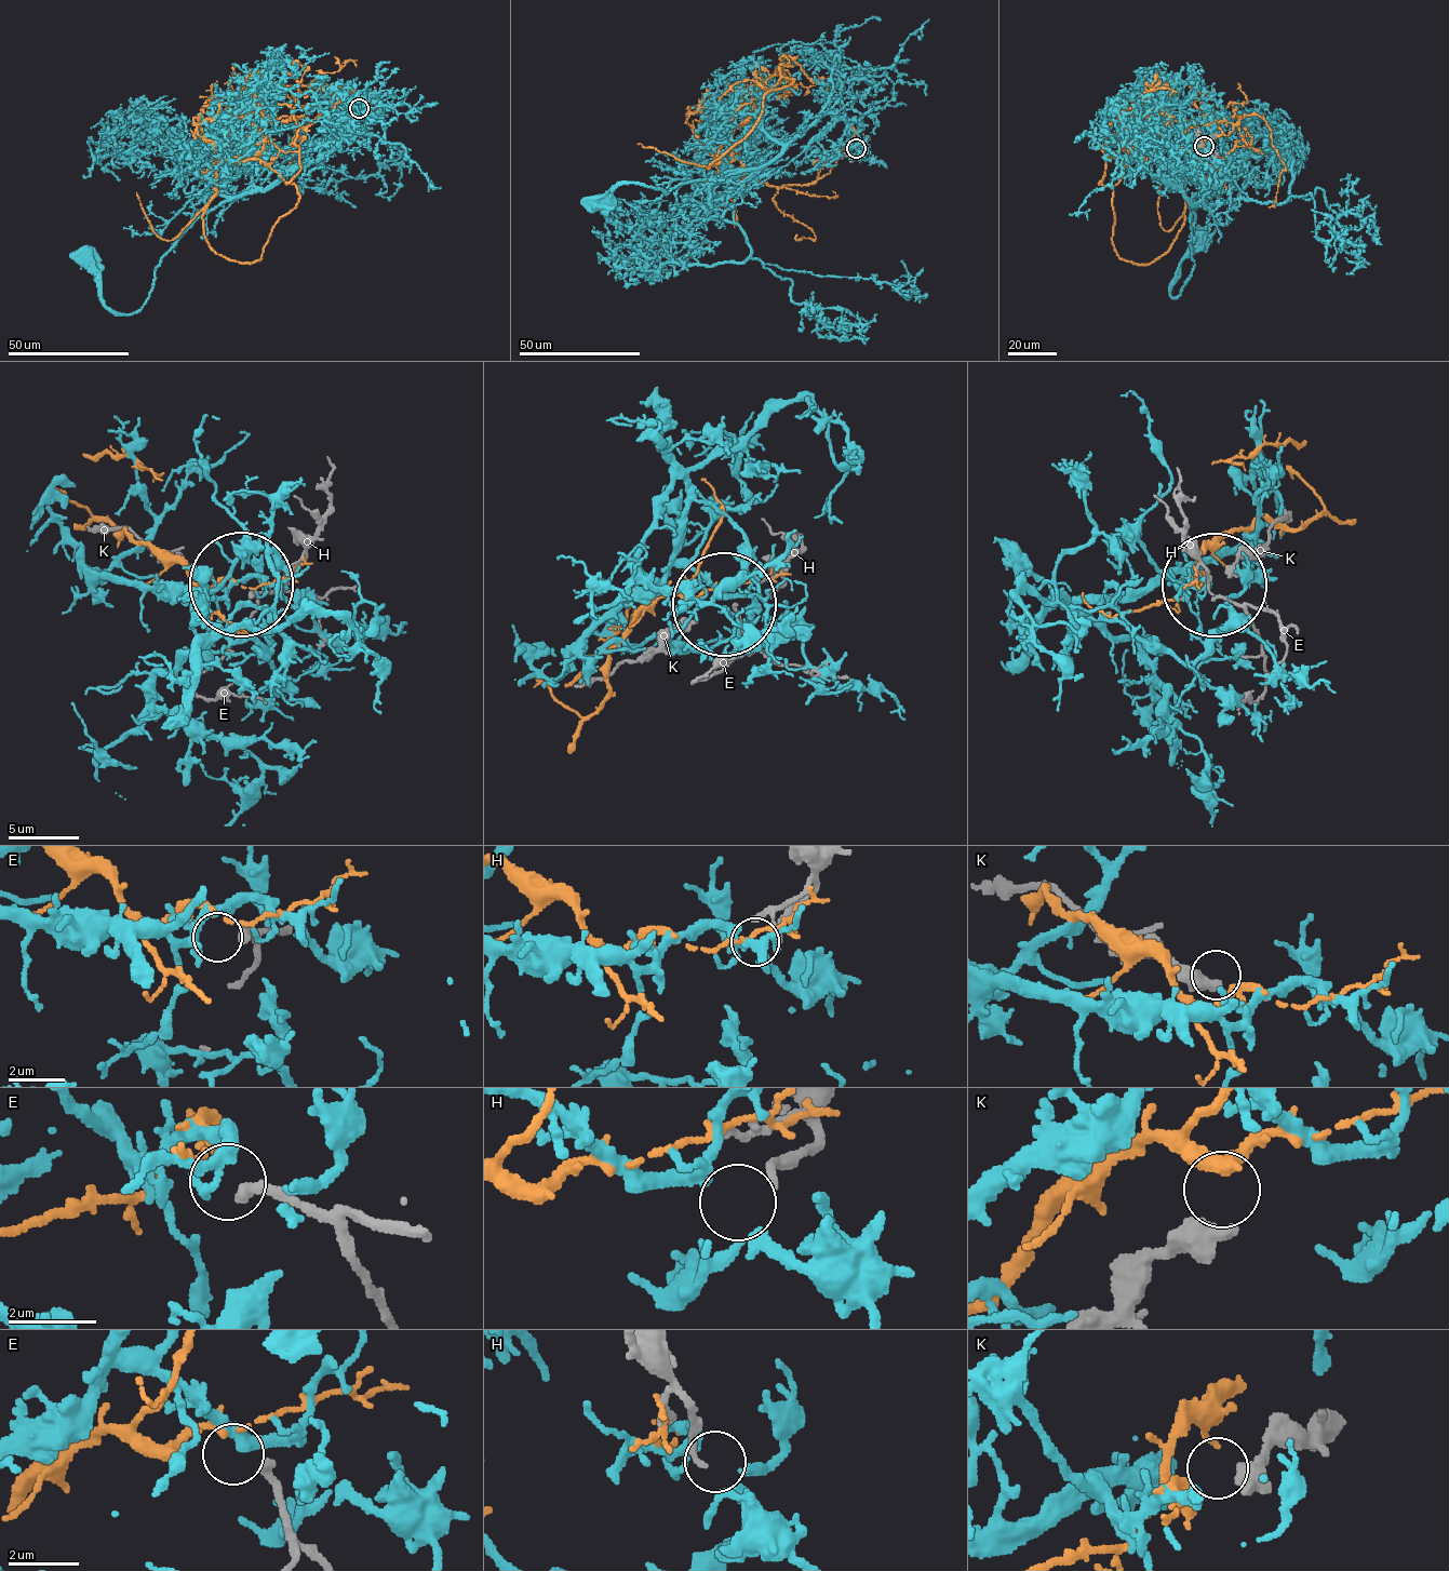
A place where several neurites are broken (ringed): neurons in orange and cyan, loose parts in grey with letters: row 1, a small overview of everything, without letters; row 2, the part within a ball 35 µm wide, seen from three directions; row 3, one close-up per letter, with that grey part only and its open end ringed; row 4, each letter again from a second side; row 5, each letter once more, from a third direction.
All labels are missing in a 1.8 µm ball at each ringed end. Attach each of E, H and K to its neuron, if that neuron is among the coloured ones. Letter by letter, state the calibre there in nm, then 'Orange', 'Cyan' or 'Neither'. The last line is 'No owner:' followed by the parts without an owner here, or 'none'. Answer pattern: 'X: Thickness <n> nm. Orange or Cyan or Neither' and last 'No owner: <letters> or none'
E: Thickness 300 nm. Orange
H: Thickness 140 nm. Cyan
K: Thickness 600 nm. Neither
No owner: K

